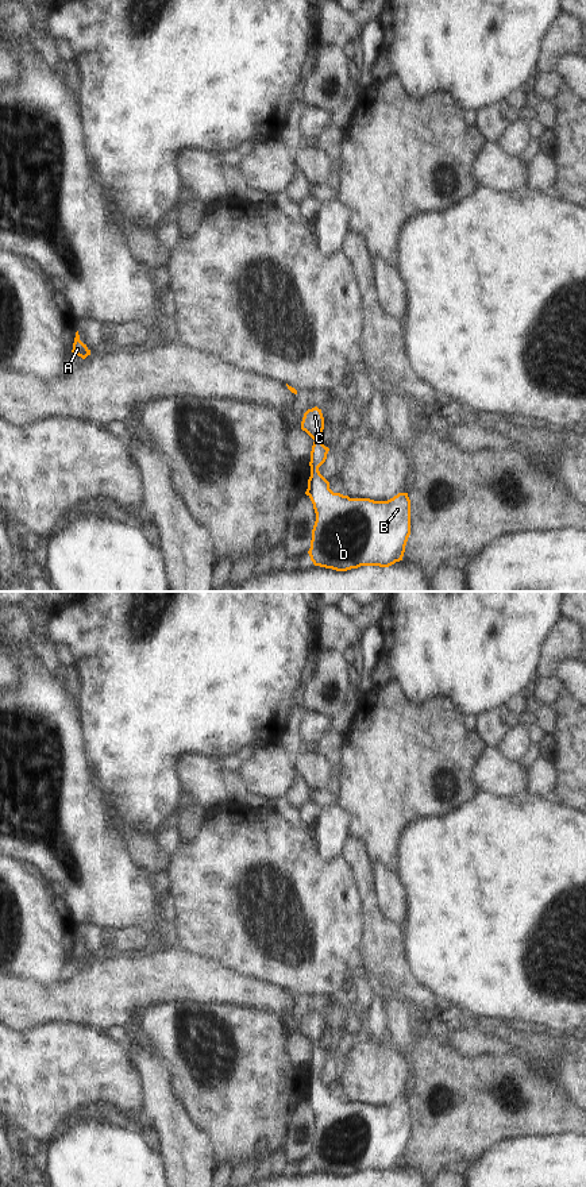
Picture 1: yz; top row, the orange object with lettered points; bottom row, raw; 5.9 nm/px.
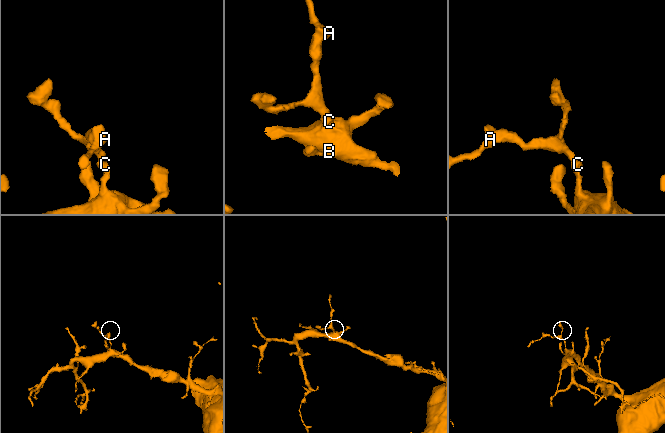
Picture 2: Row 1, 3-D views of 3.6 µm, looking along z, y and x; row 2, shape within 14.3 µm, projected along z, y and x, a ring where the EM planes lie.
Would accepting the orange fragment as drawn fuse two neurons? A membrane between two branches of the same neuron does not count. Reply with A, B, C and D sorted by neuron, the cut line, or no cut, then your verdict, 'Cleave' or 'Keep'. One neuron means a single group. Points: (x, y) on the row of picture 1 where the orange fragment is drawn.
Groups: A B C D. No split. Keep

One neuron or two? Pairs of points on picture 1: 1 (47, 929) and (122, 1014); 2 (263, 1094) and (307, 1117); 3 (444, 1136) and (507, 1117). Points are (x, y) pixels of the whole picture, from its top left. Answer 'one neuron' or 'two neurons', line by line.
1: two neurons
2: two neurons
3: one neuron

